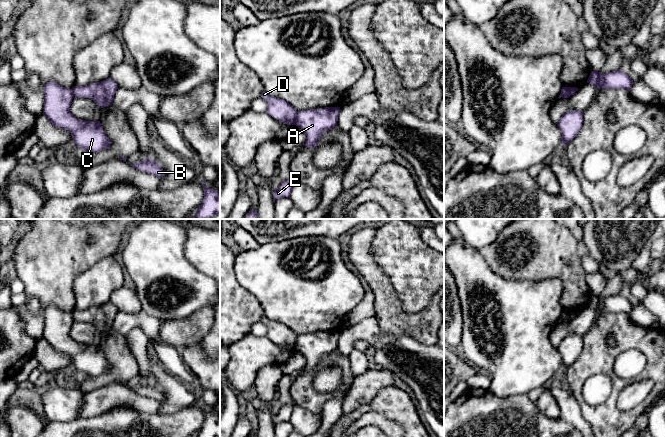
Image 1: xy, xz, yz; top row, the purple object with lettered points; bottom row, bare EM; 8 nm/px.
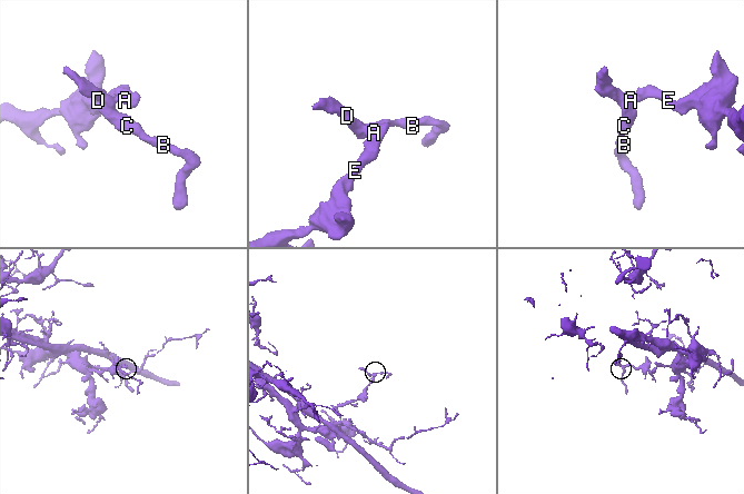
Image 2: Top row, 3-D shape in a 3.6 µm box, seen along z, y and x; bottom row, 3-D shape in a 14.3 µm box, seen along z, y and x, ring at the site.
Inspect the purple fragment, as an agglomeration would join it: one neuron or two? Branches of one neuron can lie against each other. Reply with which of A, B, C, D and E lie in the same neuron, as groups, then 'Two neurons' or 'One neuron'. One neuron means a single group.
Groups: A E / B C D. Two neurons

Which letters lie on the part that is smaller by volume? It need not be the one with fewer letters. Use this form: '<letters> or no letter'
B, C, D

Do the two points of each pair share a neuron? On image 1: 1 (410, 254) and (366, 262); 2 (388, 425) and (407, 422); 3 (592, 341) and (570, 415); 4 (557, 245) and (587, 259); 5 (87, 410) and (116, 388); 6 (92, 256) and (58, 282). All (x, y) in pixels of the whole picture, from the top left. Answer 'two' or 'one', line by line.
1: two
2: two
3: two
4: two
5: one
6: one

